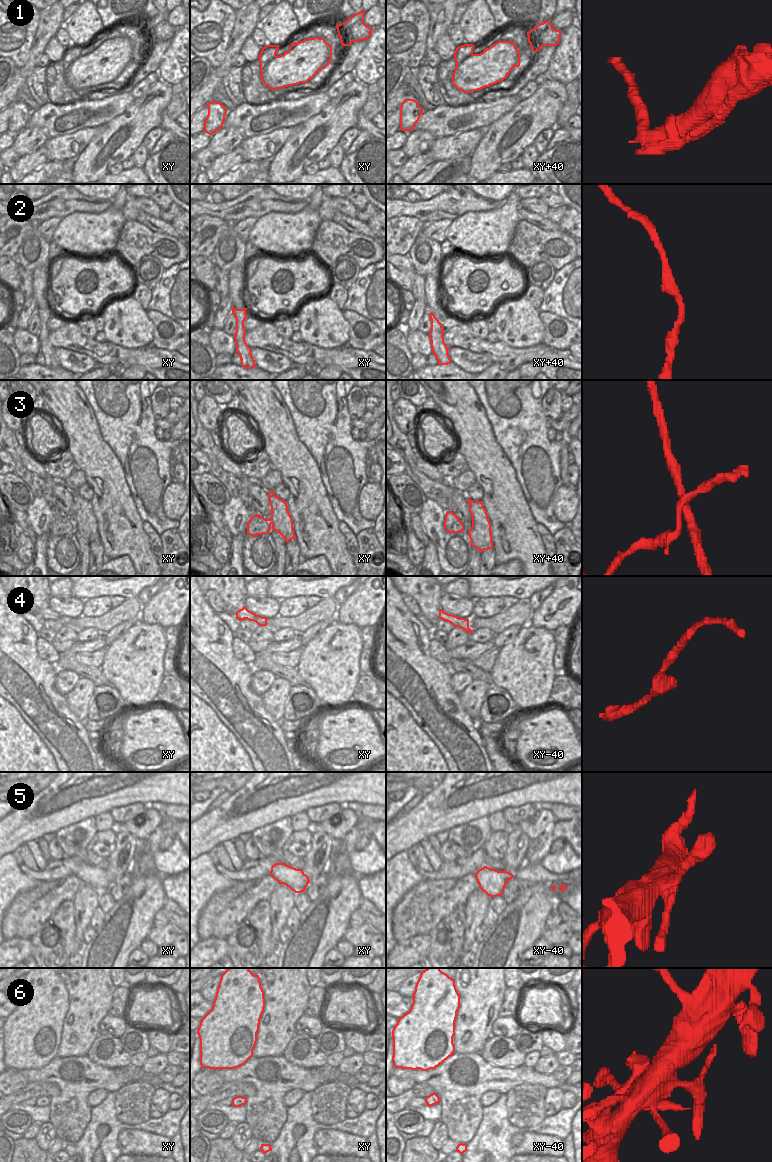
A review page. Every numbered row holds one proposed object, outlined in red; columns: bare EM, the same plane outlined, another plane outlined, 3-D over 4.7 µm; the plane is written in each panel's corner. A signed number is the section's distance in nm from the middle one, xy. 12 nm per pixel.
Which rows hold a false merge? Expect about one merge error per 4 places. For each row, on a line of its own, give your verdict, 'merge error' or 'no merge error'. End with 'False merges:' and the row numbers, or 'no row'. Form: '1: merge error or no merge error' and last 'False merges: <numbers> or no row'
1: no merge error
2: no merge error
3: merge error
4: no merge error
5: no merge error
6: no merge error
False merges: 3

